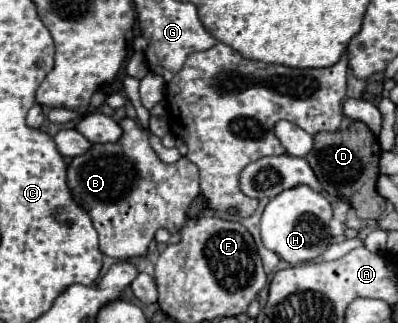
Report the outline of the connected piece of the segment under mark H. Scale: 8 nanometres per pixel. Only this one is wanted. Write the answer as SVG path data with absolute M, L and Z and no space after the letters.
M297 186L277 194L263 210L261 216L261 240L263 246L275 252L287 264L309 262L321 256L331 244L333 236L329 232L331 204L325 196L311 190L309 186Z

